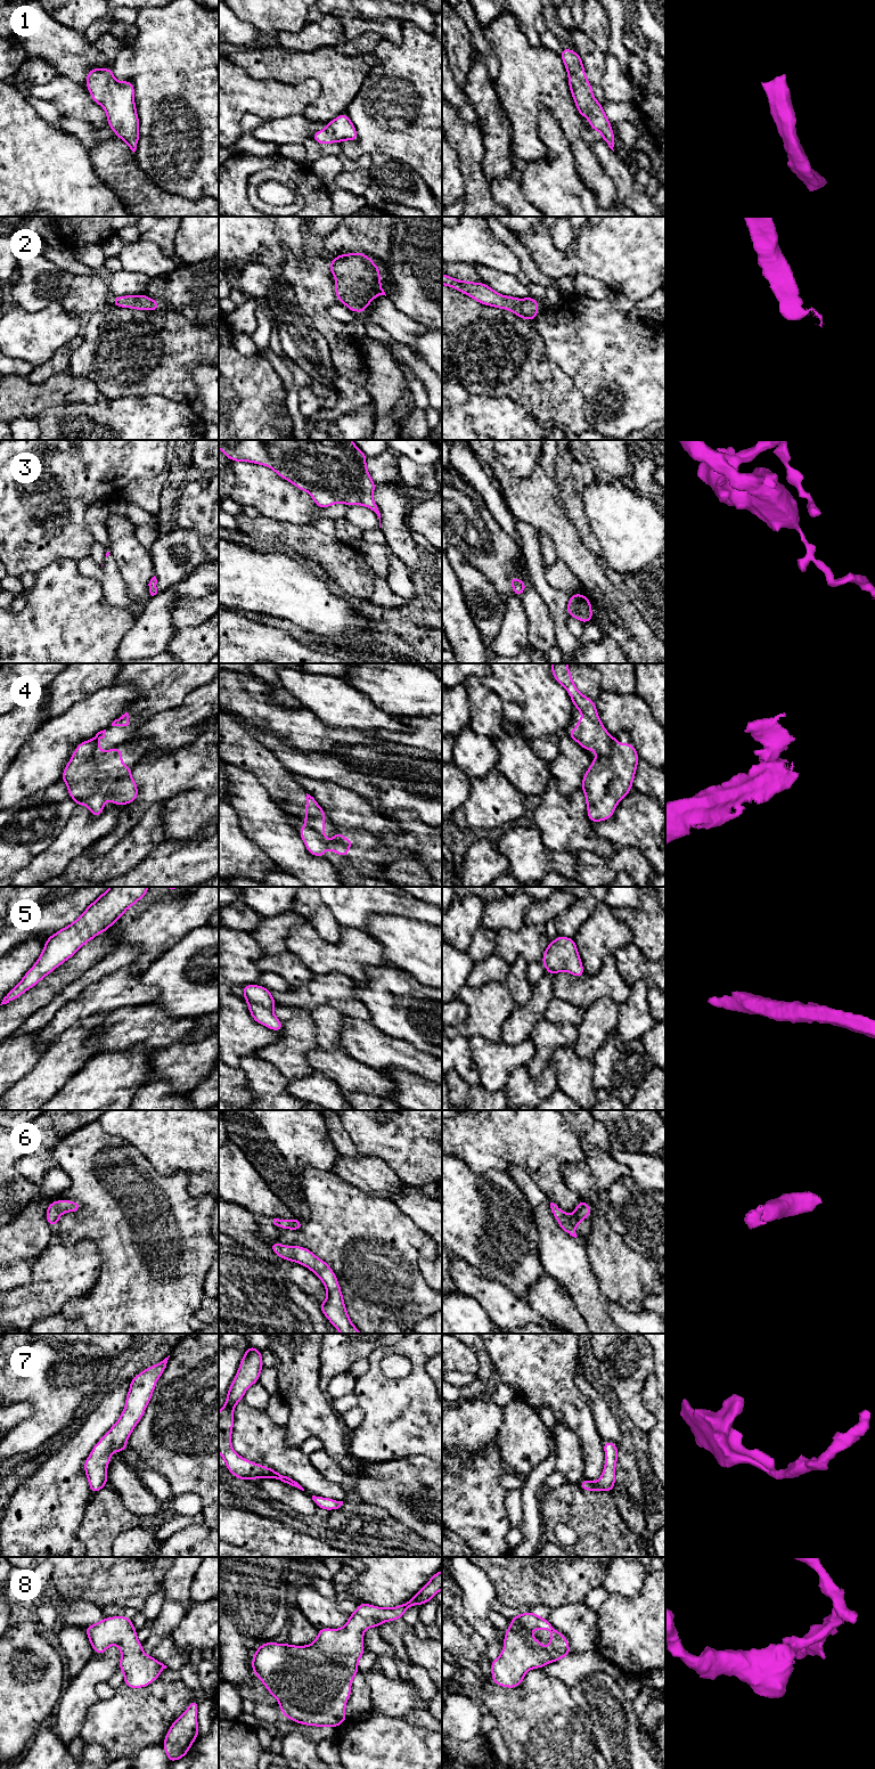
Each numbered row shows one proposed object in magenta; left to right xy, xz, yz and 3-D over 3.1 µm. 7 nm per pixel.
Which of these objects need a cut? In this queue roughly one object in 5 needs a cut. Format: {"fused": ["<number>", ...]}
{"fused": ["4"]}

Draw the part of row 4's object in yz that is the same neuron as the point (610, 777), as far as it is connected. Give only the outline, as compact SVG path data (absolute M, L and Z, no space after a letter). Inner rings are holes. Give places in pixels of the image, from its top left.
M613 736L611 748L610 755L592 760L582 778L587 815L592 823L613 816L616 805L631 791L640 760L635 747L625 742L620 745L616 736Z

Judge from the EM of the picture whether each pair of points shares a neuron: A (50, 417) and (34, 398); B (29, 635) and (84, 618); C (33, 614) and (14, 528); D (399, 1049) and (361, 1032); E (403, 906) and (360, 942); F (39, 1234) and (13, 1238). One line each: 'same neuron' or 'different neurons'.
A: different neurons
B: same neuron
C: different neurons
D: same neuron
E: different neurons
F: same neuron

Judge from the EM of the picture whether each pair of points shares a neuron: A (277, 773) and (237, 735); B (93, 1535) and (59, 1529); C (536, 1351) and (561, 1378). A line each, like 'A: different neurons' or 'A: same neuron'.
A: same neuron
B: different neurons
C: same neuron

